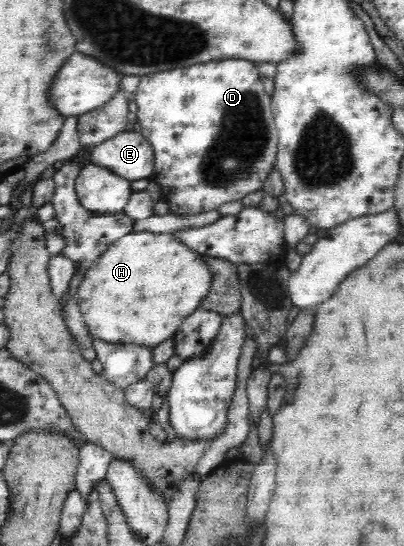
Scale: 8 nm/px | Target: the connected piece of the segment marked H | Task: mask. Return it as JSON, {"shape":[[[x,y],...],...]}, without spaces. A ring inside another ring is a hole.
{"shape":[[[131,232],[107,249],[82,278],[78,306],[88,332],[105,343],[133,343],[152,347],[173,338],[184,320],[200,308],[212,284],[212,274],[202,254],[185,246],[174,234]]]}

